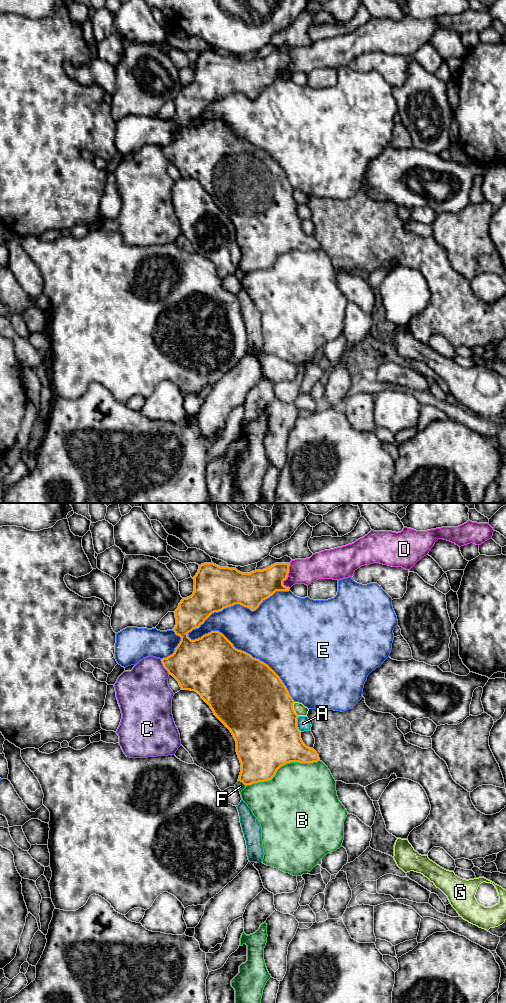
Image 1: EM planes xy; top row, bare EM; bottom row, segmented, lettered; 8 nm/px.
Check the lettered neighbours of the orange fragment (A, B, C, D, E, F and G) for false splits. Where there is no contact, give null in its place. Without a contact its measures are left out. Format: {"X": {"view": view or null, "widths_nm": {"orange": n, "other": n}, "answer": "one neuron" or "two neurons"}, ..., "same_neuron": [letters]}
{"A": {"view": "xy", "widths_nm": {"orange": 500, "other": 110}, "answer": "two neurons"}, "B": {"view": "xy", "widths_nm": {"orange": 500, "other": 460}, "answer": "two neurons"}, "C": {"view": "xy", "widths_nm": {"orange": 400, "other": 400}, "answer": "two neurons"}, "D": {"view": "xy", "widths_nm": {"orange": 240, "other": 200}, "answer": "two neurons"}, "E": {"view": "xy", "widths_nm": {"orange": 500, "other": 440}, "answer": "two neurons"}, "F": {"view": "xy", "widths_nm": {"orange": 340, "other": 70}, "answer": "two neurons"}, "G": {"view": "xy", "widths_nm": {"orange": 500, "other": 90}, "answer": "two neurons"}, "same_neuron": []}

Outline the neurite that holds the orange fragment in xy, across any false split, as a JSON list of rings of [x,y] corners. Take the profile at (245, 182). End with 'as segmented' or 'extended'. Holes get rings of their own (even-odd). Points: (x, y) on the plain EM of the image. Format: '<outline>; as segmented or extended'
[[[214,51],[199,53],[198,60],[193,65],[194,80],[183,86],[175,98],[176,113],[173,119],[181,125],[181,129],[172,143],[161,147],[164,156],[179,171],[182,178],[197,180],[210,194],[214,203],[230,218],[236,229],[236,240],[241,251],[238,269],[245,274],[253,271],[271,268],[277,258],[290,250],[313,251],[320,248],[313,236],[307,235],[301,227],[301,219],[297,215],[298,203],[293,197],[294,188],[280,165],[264,150],[253,146],[250,142],[236,137],[233,132],[219,119],[211,119],[201,126],[191,128],[188,121],[199,116],[214,100],[240,92],[256,98],[259,93],[276,79],[289,79],[283,73],[287,67],[290,51],[275,51],[263,58],[242,61],[236,56],[220,55]]]; as segmented

